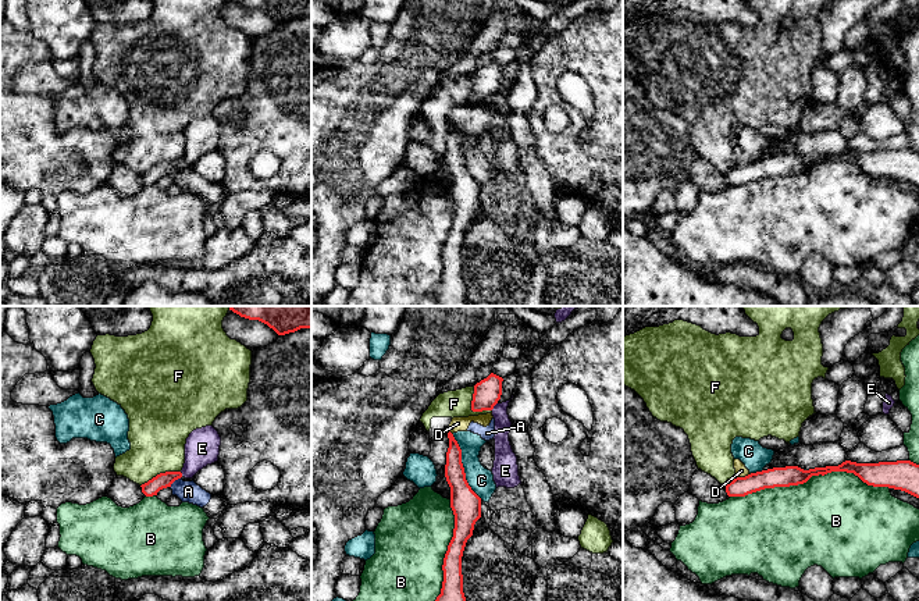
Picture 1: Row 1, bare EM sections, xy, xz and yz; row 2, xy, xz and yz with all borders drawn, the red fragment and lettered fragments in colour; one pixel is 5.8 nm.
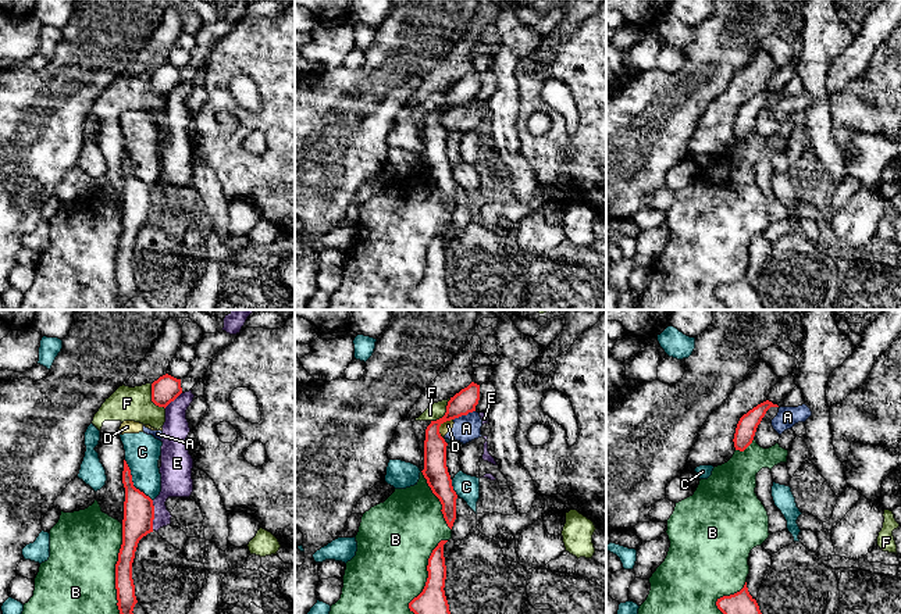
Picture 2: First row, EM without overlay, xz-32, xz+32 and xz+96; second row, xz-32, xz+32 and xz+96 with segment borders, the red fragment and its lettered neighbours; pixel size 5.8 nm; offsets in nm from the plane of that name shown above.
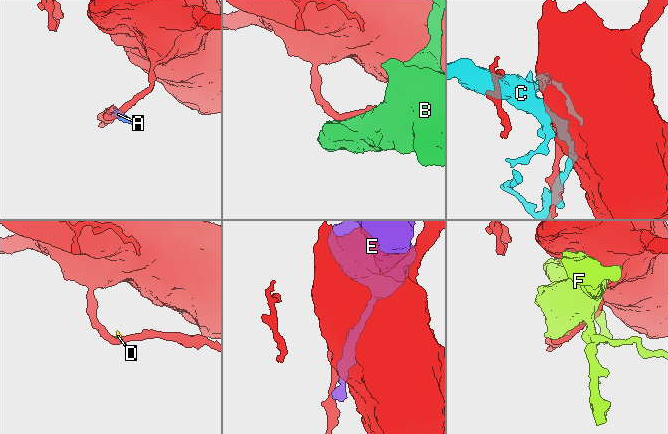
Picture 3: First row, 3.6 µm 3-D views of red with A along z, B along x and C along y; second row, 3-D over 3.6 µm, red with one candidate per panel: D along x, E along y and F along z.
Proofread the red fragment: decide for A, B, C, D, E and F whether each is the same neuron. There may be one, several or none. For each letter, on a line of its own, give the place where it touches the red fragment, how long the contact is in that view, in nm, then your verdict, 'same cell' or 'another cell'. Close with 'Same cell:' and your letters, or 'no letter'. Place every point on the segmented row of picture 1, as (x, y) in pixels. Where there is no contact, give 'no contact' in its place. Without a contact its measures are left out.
A: meets red in xy at (174, 480); contact 100 nm long; another cell
B: meets red in yz at (809, 477); contact 900 nm long; another cell
C: meets red in xz at (462, 466); contact 420 nm long; another cell
D: meets red in yz at (743, 477); contact 100 nm long; another cell
E: meets red in xz at (494, 405); contact 60 nm long; another cell
F: meets red in xz at (472, 408); contact 190 nm long; another cell
Same cell: no letter

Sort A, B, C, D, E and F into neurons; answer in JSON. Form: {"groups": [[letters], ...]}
{"groups": [["A", "C", "D"], ["B"], ["E"], ["F"]]}

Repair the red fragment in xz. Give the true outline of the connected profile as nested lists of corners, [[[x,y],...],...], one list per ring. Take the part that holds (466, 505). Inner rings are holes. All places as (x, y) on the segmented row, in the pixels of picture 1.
[[[448,433],[445,477],[450,487],[450,508],[455,515],[453,537],[444,558],[444,582],[435,601],[466,601],[463,593],[462,556],[474,524],[481,518],[481,498],[466,480],[462,449],[453,434]]]

